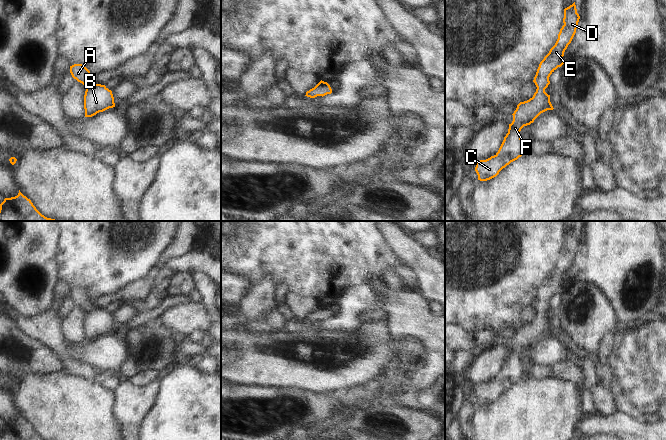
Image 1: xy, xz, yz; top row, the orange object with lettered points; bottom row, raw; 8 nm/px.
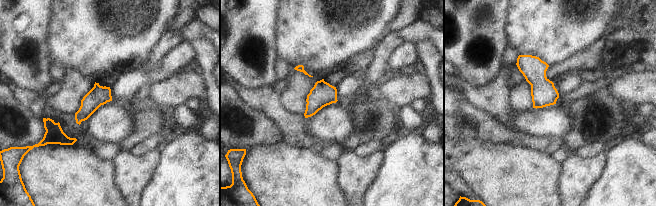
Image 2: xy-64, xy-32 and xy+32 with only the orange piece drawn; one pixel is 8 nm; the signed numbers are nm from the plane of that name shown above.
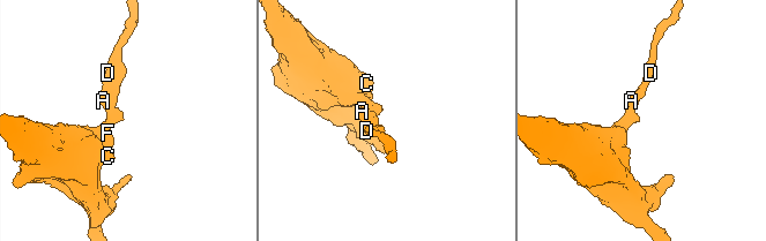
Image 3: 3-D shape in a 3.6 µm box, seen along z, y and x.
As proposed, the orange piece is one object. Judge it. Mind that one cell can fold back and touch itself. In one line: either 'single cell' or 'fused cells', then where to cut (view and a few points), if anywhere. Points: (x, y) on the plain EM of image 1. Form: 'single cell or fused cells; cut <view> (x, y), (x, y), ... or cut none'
single cell; cut none

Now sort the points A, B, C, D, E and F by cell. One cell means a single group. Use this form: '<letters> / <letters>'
A B C D E F

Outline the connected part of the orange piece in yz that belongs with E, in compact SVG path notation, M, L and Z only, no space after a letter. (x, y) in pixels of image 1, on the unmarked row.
M575 226L564 233L564 249L560 253L558 263L540 286L534 301L536 316L532 322L517 329L512 338L513 345L509 348L508 357L498 376L486 384L475 386L478 404L487 405L496 401L503 392L521 381L523 379L521 353L533 347L541 337L554 333L550 326L550 319L545 316L545 313L550 308L550 299L564 288L564 276L576 257L579 243Z

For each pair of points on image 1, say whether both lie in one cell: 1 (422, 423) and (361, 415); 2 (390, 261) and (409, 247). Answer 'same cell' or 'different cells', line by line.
1: same cell
2: different cells

